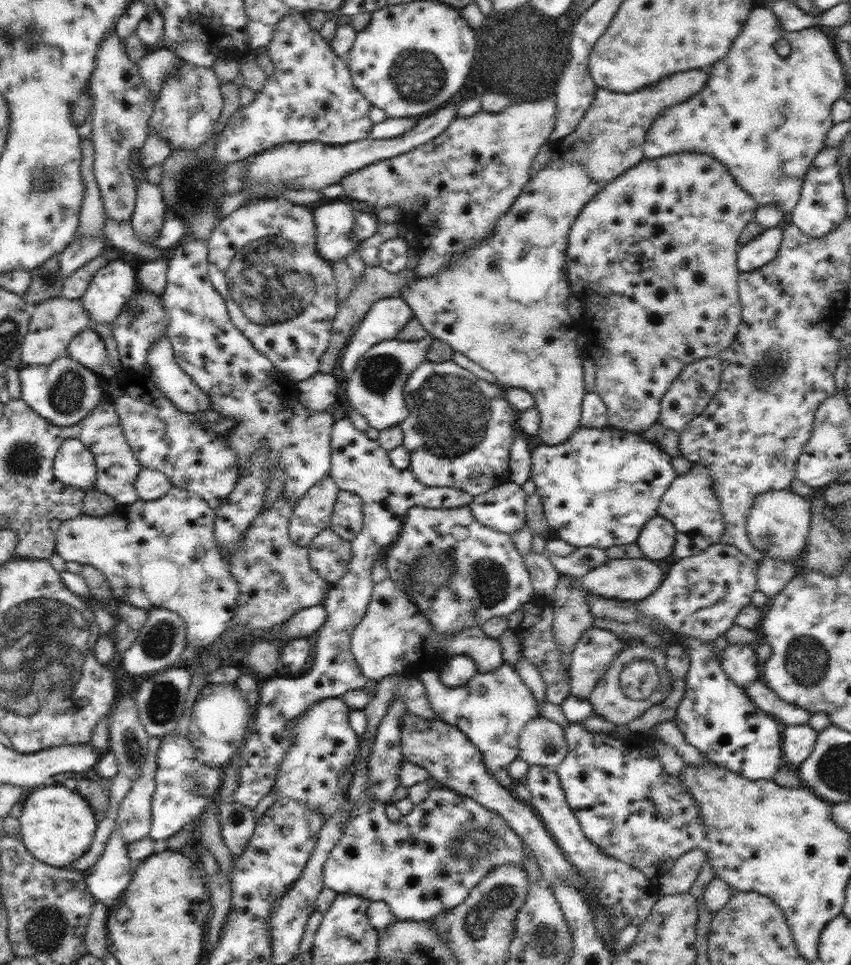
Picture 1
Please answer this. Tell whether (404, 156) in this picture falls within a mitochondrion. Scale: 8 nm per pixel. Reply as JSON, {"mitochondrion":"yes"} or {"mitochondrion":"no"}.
{"mitochondrion":"no"}

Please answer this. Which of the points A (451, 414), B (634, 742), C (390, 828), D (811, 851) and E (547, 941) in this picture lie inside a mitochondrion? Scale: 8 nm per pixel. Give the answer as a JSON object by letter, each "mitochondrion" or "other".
{"A":"mitochondrion","B":"other","C":"other","D":"other","E":"mitochondrion"}

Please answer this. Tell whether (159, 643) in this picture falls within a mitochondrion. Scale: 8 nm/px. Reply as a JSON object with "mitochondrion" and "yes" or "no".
{"mitochondrion":"yes"}

